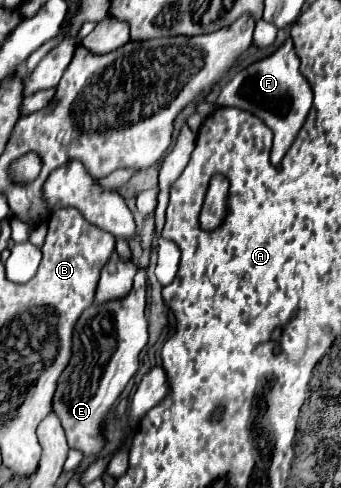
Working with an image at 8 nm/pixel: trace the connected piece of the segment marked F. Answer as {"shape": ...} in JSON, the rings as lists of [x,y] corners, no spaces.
{"shape":[[[287,40],[277,52],[269,58],[255,62],[253,66],[239,72],[231,82],[227,82],[217,98],[217,106],[233,106],[247,110],[259,116],[271,130],[273,130],[273,148],[271,148],[271,162],[277,166],[289,146],[293,144],[297,132],[301,130],[307,112],[313,102],[313,92],[309,82],[299,72],[299,58],[295,54],[293,42]]]}

